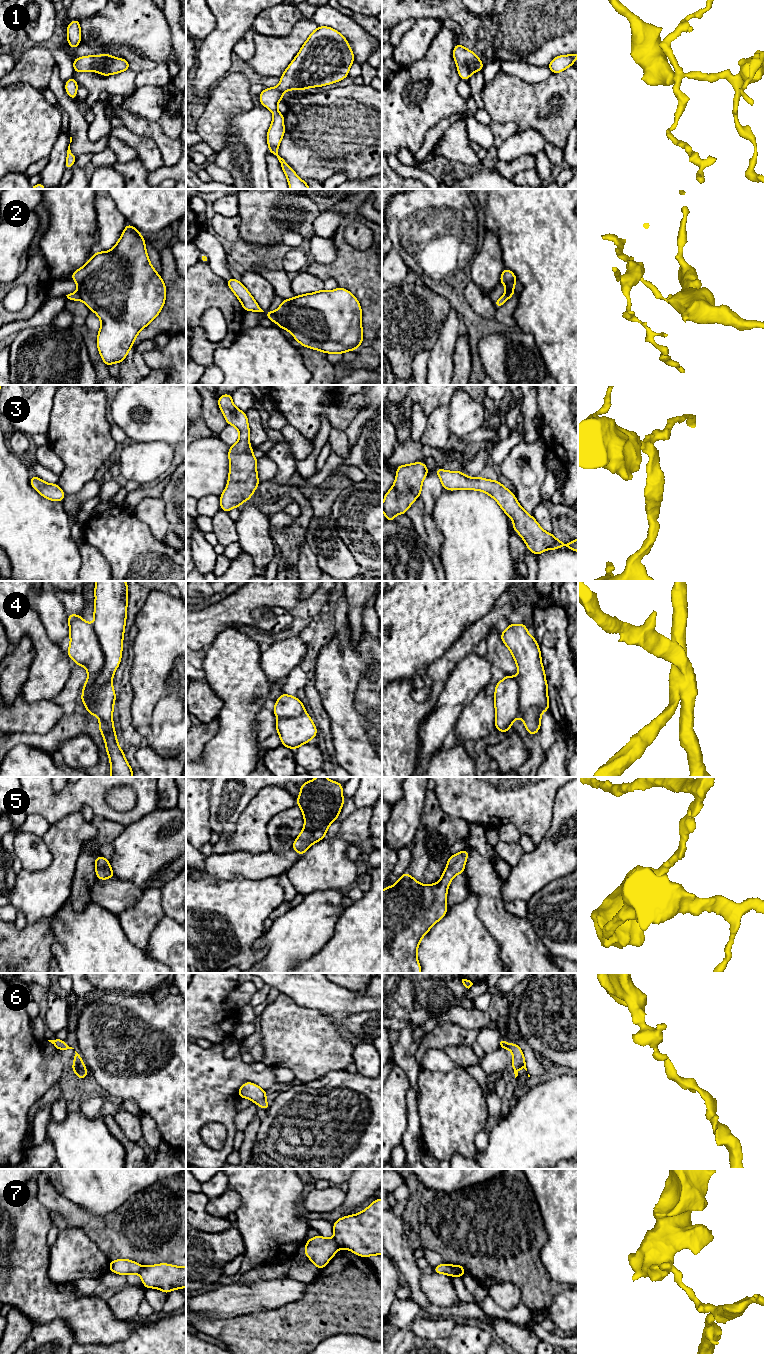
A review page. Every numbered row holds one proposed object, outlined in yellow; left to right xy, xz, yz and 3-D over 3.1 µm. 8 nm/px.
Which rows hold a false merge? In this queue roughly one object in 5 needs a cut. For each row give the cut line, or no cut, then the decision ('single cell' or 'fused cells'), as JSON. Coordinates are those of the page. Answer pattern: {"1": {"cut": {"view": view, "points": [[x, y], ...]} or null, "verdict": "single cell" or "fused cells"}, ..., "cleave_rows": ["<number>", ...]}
{"1": {"cut": null, "verdict": "single cell"}, "2": {"cut": {"view": "xz", "points": [[274, 312], [276, 321]]}, "verdict": "fused cells"}, "3": {"cut": null, "verdict": "single cell"}, "4": {"cut": {"view": "xy", "points": [[92, 625], [103, 655], [102, 668], [92, 686], [97, 688]]}, "verdict": "fused cells"}, "5": {"cut": null, "verdict": "single cell"}, "6": {"cut": null, "verdict": "single cell"}, "7": {"cut": {"view": "yz", "points": [[450, 1265], [461, 1275]]}, "verdict": "fused cells"}, "cleave_rows": ["2", "4", "7"]}

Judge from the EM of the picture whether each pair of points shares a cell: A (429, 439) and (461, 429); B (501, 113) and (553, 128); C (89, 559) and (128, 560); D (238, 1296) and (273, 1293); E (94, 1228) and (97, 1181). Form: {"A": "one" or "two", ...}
{"A": "two", "B": "one", "C": "two", "D": "one", "E": "two"}

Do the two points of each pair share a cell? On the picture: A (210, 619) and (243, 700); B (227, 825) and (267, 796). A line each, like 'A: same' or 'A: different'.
A: different
B: different

